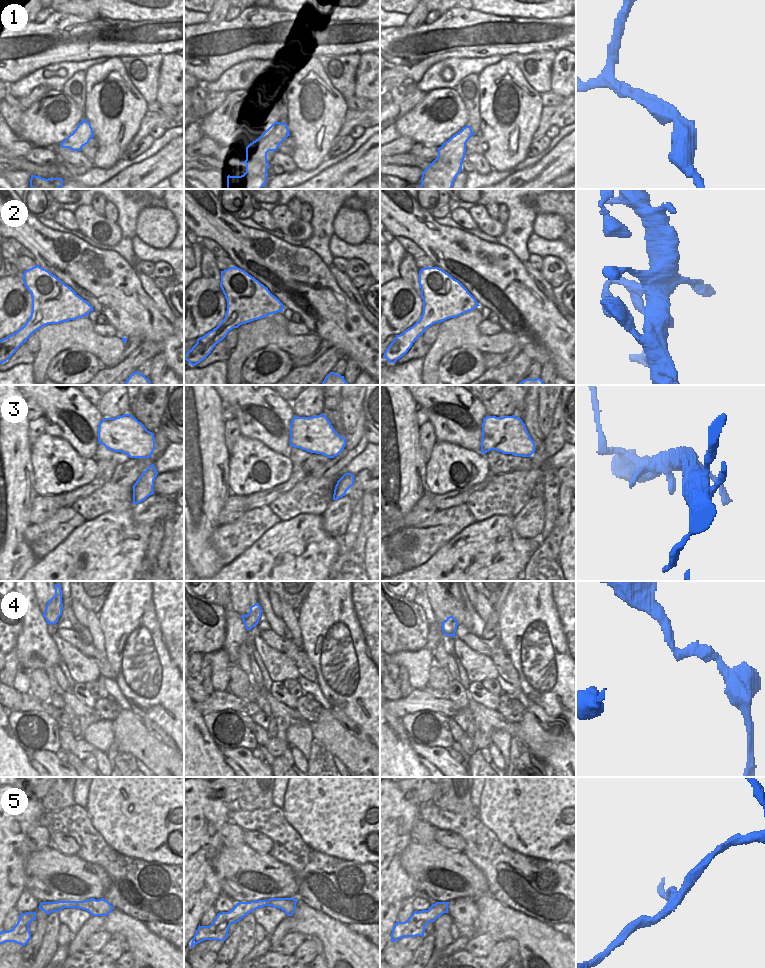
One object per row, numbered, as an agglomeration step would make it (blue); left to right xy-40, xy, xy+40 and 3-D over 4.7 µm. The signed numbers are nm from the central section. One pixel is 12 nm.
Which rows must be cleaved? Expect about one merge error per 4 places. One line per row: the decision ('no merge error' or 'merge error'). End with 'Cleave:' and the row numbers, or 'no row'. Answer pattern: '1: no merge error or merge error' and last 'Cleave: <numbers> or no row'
1: no merge error
2: no merge error
3: no merge error
4: no merge error
5: no merge error
Cleave: no row

